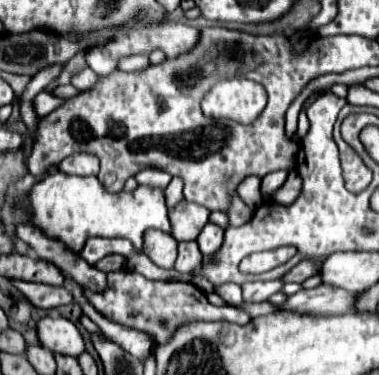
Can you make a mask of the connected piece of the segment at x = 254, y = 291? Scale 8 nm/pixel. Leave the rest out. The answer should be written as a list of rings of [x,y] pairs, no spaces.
[[[275,279],[275,281],[255,281],[255,283],[247,283],[243,285],[243,299],[247,303],[259,303],[259,301],[267,301],[271,295],[279,293],[283,289],[285,281],[283,279]]]

